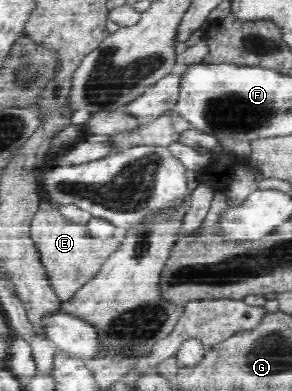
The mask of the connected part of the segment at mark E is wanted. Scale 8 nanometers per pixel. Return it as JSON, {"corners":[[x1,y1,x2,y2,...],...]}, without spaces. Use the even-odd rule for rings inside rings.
{"corners":[[40,207,32,219,29,232,62,303,68,301,82,285,96,277,100,266,112,252,116,252,121,243,116,238,94,238,87,225,67,220,58,208]]}

